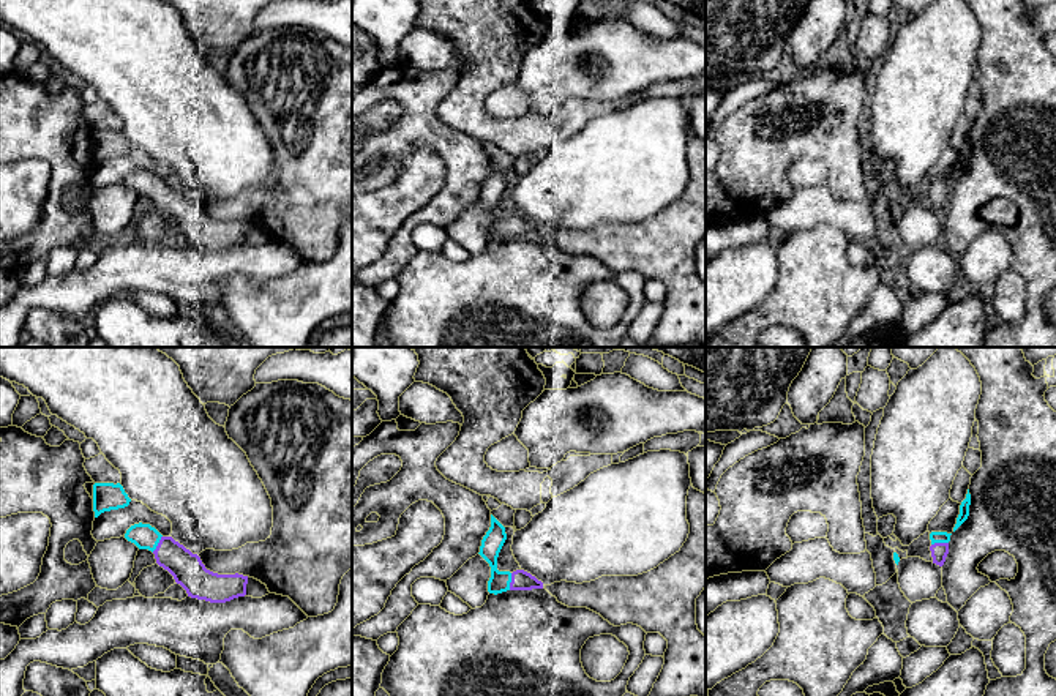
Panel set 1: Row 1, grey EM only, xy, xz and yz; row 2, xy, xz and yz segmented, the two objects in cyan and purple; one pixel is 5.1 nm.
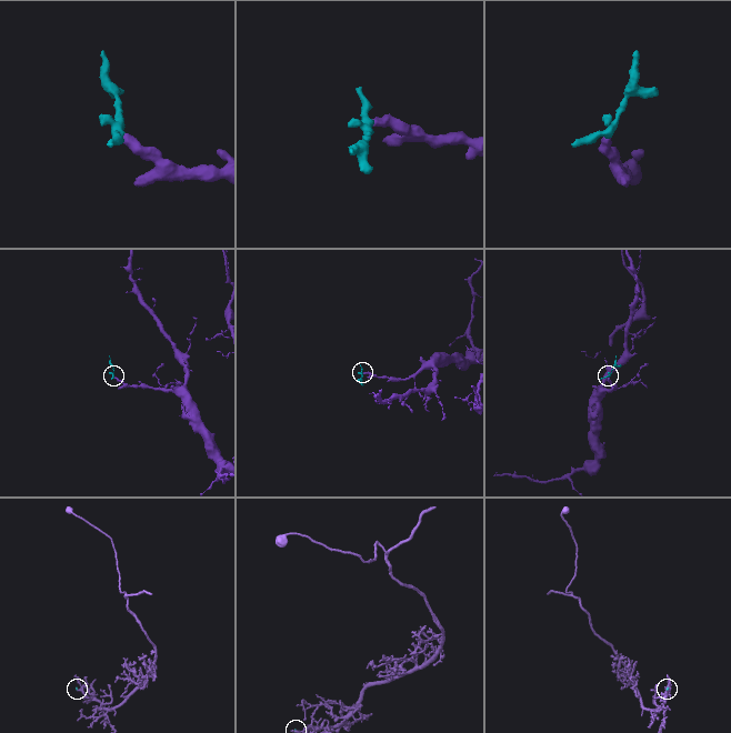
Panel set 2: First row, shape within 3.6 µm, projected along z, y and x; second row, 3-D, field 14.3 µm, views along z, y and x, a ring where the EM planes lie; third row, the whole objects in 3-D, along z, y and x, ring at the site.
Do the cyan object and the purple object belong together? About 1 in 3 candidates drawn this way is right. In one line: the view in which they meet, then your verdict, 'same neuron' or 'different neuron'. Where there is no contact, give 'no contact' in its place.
contact in xz; same neuron

